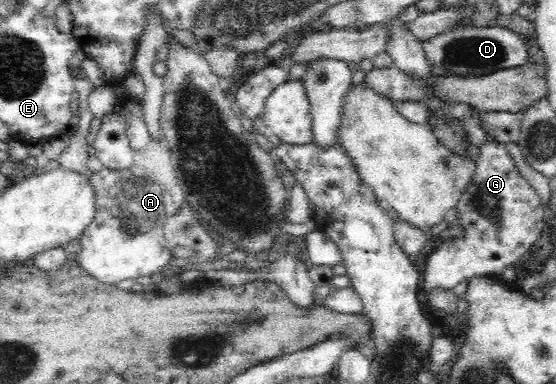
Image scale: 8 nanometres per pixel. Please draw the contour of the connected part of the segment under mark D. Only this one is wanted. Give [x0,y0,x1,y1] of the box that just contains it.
[421,22,528,78]

